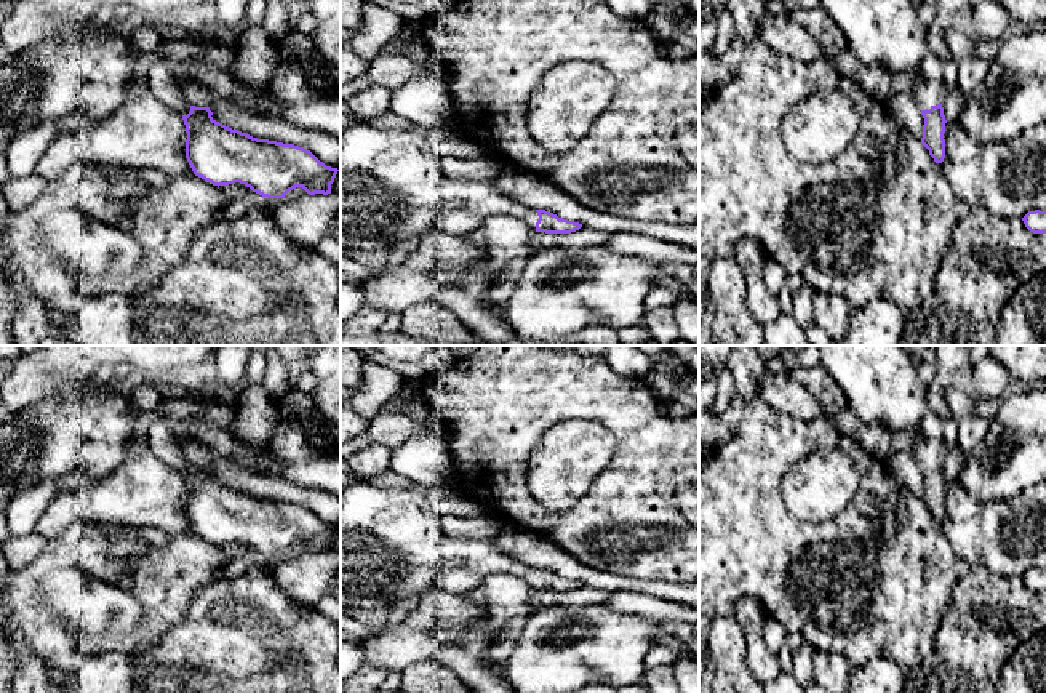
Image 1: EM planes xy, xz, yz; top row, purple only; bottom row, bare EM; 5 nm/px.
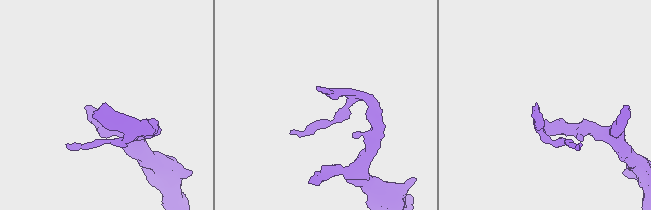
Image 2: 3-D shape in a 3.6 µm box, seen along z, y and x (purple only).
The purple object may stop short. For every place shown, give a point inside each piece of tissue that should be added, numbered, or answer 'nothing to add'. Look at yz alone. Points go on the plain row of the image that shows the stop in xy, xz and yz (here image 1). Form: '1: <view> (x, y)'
1: yz (928, 452)

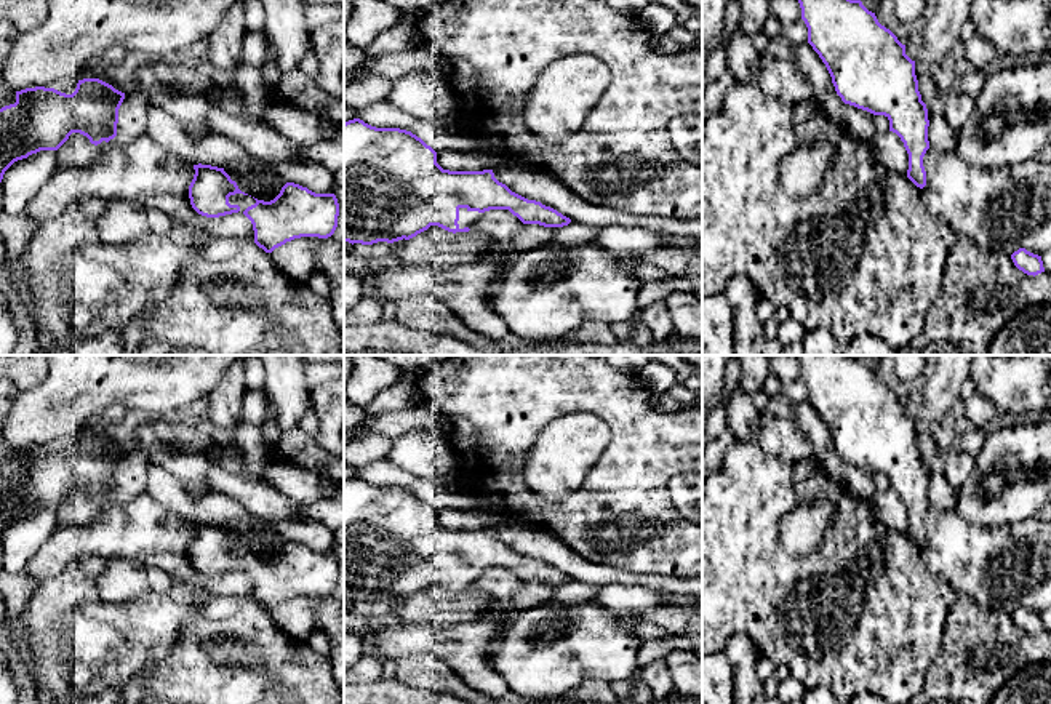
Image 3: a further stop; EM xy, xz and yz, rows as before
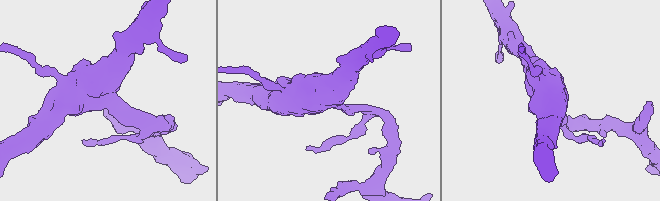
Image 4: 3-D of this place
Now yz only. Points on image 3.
nothing to add

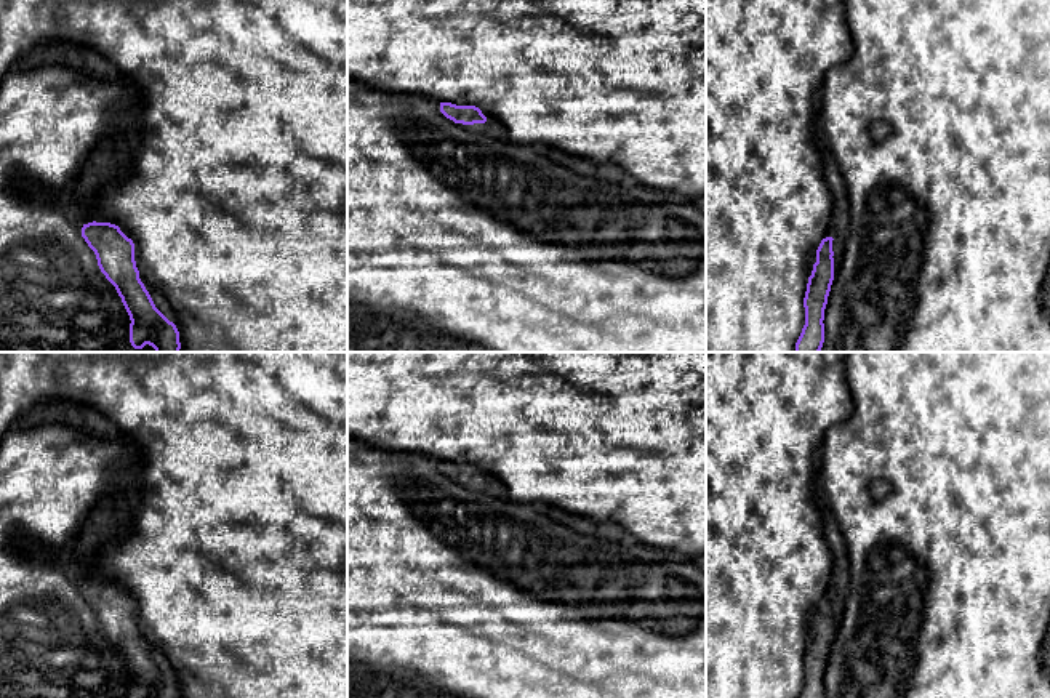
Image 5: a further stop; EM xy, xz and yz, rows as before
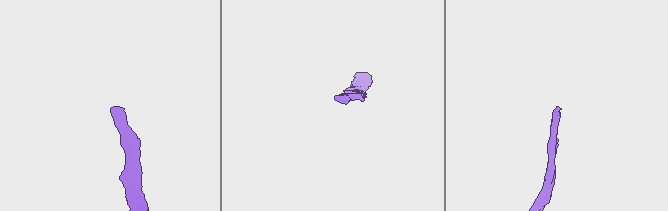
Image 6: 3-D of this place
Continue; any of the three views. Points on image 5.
1: xy (159, 657)

